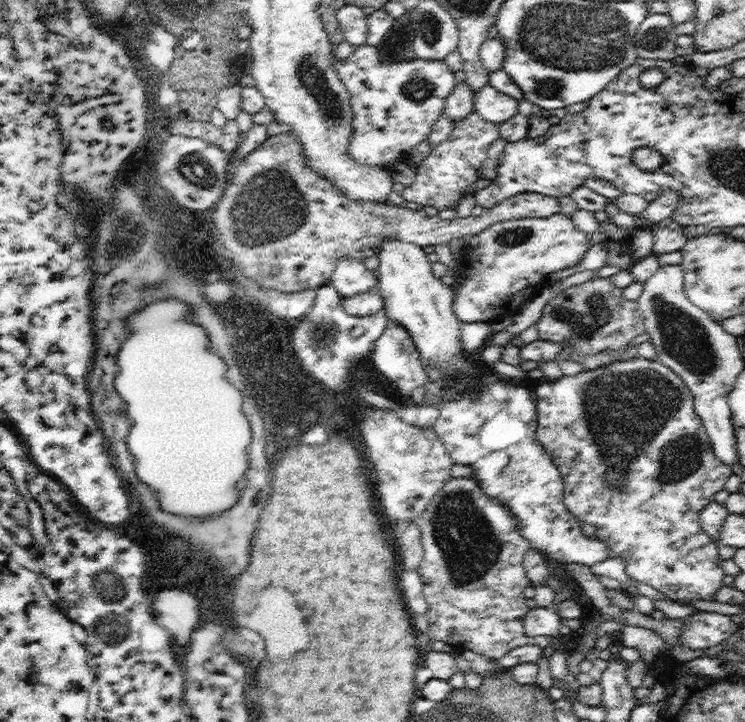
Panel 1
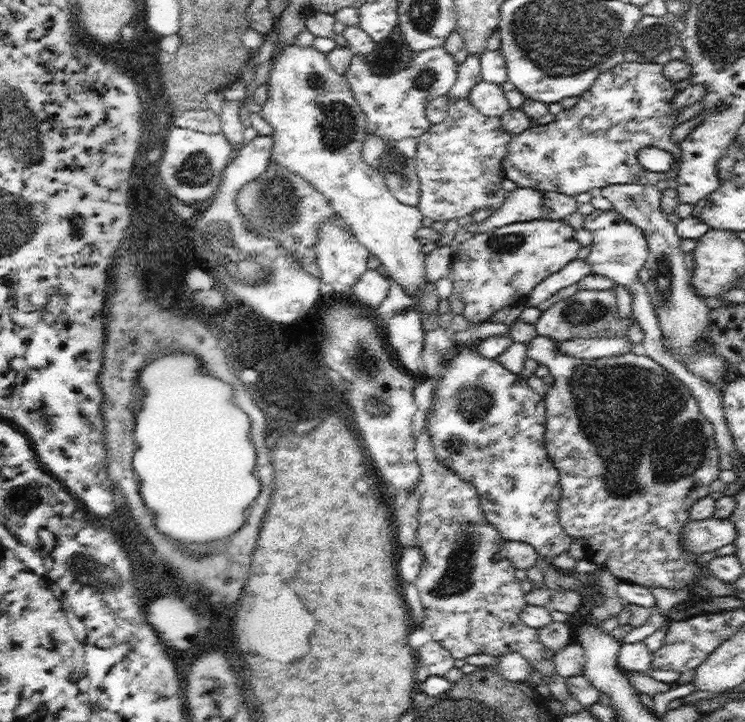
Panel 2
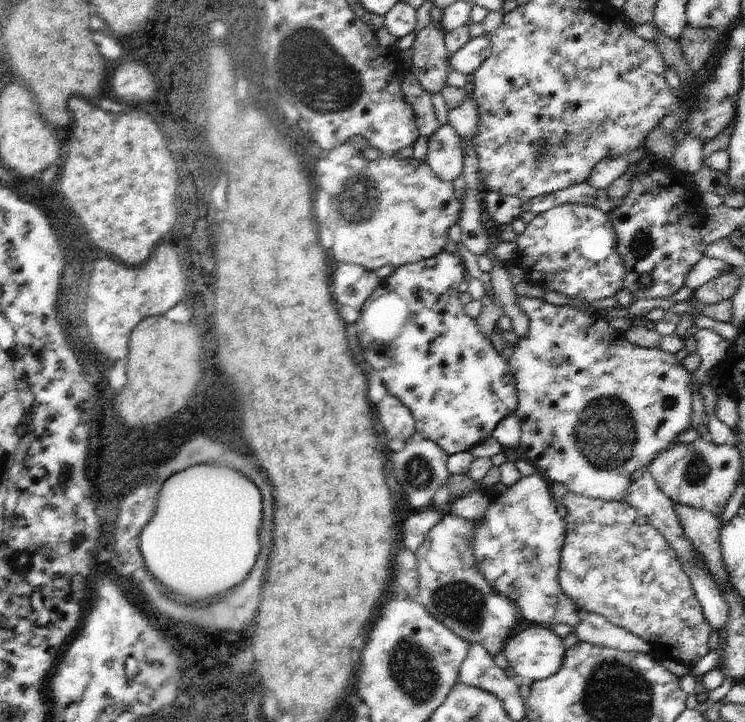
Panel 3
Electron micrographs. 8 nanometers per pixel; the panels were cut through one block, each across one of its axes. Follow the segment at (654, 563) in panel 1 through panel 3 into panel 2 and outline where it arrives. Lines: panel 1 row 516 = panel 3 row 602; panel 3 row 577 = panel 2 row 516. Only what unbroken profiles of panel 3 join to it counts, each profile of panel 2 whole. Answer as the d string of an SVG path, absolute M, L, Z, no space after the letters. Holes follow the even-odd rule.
M533 336L527 344L527 358L533 358L535 362L543 364L549 368L549 374L553 376L553 386L549 386L545 400L545 452L549 462L559 474L559 484L561 484L561 494L559 494L559 524L569 534L573 540L583 540L585 544L585 558L593 558L593 564L599 566L599 570L607 570L613 576L617 576L621 582L633 582L645 588L691 588L691 580L695 574L707 572L705 568L695 568L693 558L695 554L687 554L679 542L681 530L687 524L687 510L693 506L695 498L705 498L709 496L709 486L719 474L719 452L713 442L713 426L705 416L699 412L699 402L691 396L689 388L675 380L661 364L651 360L649 356L637 356L637 354L623 354L623 356L613 356L613 358L601 358L601 360L583 360L583 358L571 358L565 354L559 344L547 336Z

